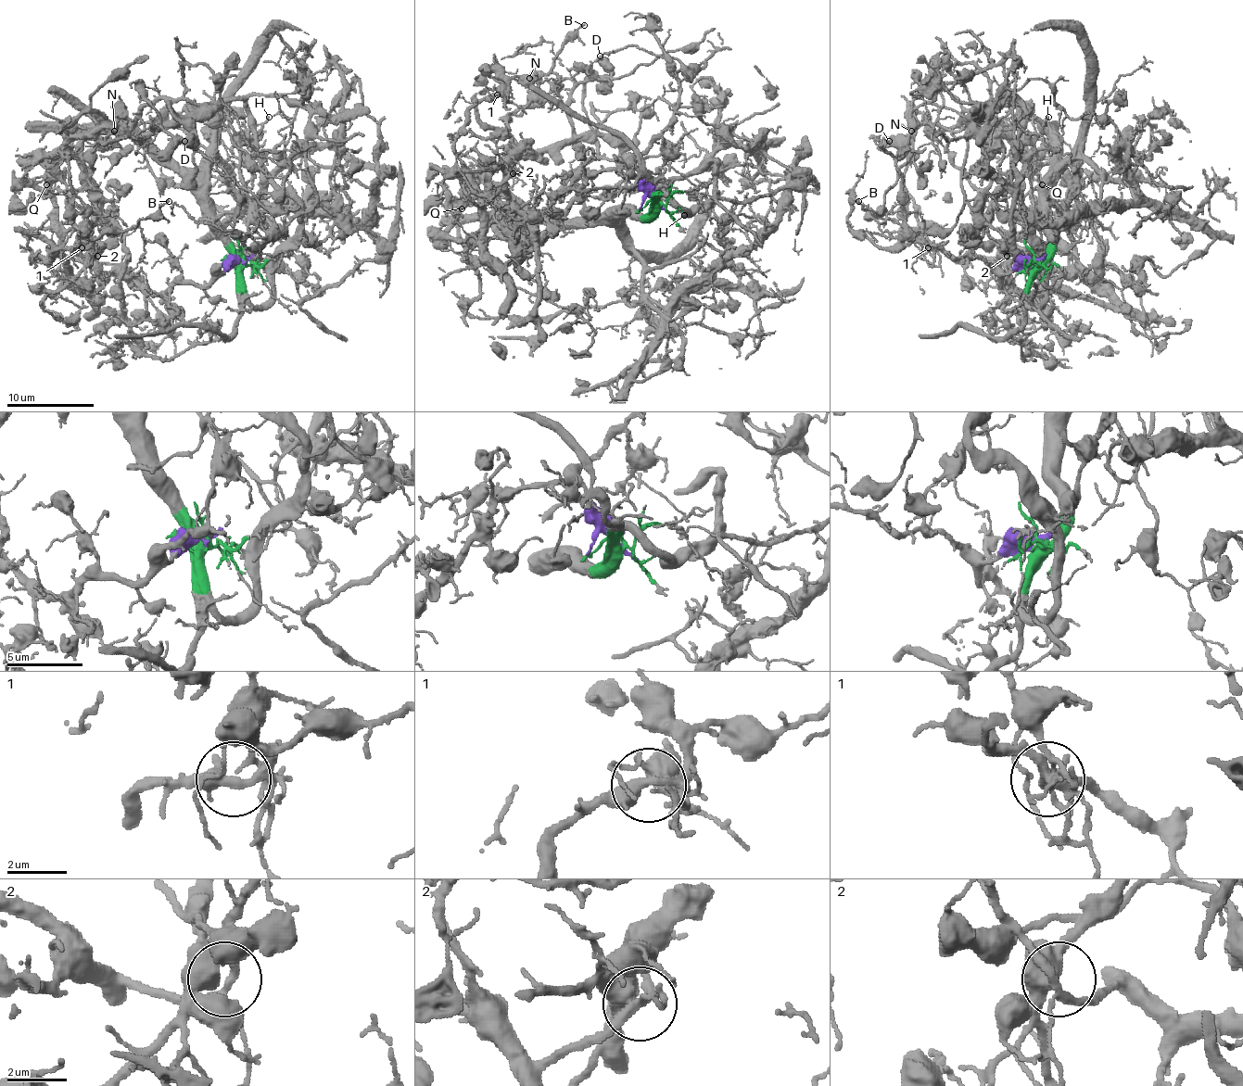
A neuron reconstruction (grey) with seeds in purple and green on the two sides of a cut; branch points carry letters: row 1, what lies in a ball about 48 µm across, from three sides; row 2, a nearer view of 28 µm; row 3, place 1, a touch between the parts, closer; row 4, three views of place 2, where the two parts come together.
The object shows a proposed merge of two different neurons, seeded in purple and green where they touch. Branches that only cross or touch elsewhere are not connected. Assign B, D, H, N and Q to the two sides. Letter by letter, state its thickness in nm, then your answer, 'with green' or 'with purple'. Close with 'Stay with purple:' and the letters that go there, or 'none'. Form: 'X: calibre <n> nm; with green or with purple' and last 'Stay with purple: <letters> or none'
B: calibre 150 nm; with purple
D: calibre 600 nm; with green
H: calibre 190 nm; with purple
N: calibre 320 nm; with purple
Q: calibre 120 nm; with green
Stay with purple: B, H, N

